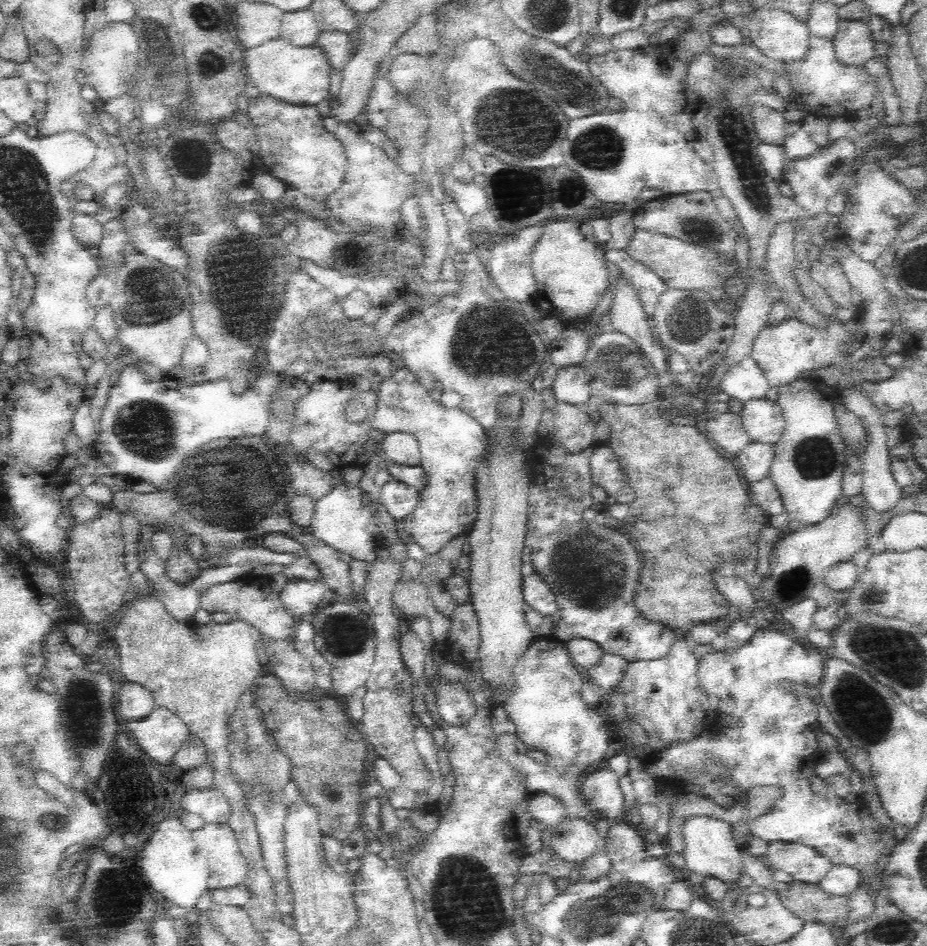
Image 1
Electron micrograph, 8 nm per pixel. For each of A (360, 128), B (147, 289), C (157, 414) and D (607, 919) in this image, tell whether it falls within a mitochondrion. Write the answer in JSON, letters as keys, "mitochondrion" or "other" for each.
{"A":"other","B":"mitochondrion","C":"mitochondrion","D":"mitochondrion"}

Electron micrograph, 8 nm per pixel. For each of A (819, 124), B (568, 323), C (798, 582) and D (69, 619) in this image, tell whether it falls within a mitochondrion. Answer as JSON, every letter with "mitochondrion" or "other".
{"A":"other","B":"other","C":"mitochondrion","D":"other"}

